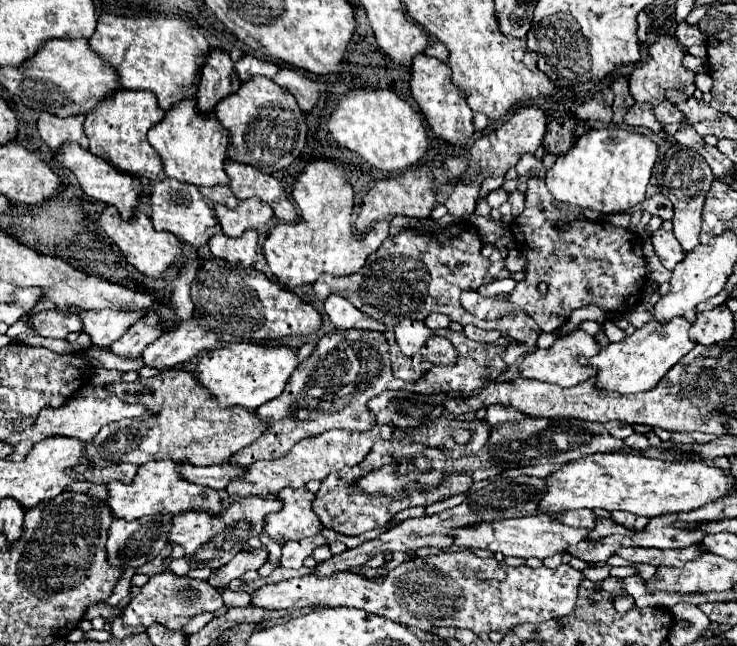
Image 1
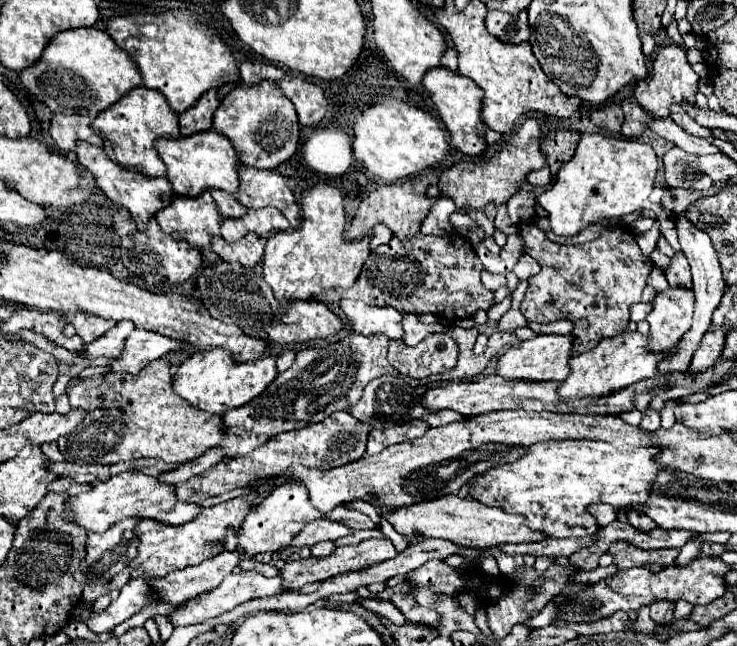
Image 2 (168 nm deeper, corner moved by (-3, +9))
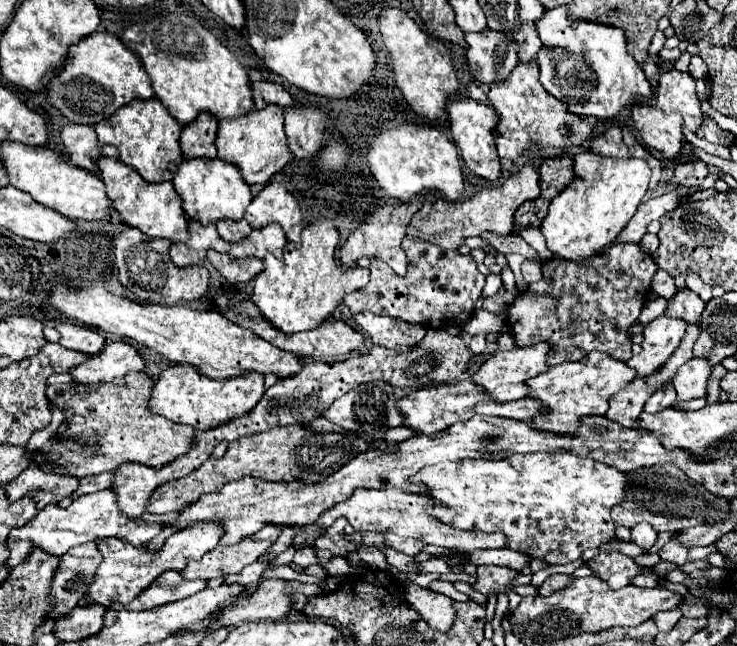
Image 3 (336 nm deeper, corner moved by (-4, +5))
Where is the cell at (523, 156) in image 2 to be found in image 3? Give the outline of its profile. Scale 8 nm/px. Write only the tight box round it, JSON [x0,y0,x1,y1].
[407,165,541,251]

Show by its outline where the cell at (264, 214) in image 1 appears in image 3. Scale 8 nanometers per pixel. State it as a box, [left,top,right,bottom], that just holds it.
[229,223,287,259]

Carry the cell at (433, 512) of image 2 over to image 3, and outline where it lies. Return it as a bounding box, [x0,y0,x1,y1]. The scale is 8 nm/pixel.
[291,489,507,553]

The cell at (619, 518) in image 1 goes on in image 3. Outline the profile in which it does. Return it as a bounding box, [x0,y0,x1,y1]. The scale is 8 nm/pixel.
[631,523,658,549]

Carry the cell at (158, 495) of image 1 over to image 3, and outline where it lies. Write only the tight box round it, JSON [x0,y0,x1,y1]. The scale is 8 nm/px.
[5,489,163,571]

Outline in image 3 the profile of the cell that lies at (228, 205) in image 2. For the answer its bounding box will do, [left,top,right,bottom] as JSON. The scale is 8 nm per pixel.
[217,219,251,245]

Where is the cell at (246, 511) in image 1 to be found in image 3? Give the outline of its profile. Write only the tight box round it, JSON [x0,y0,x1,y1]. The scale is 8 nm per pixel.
[85,521,223,609]

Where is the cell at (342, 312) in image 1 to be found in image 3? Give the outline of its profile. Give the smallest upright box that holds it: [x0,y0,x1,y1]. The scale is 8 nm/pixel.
[355,311,425,353]

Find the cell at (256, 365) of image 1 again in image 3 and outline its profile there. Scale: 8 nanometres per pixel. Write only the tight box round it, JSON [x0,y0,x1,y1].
[149,365,263,429]

